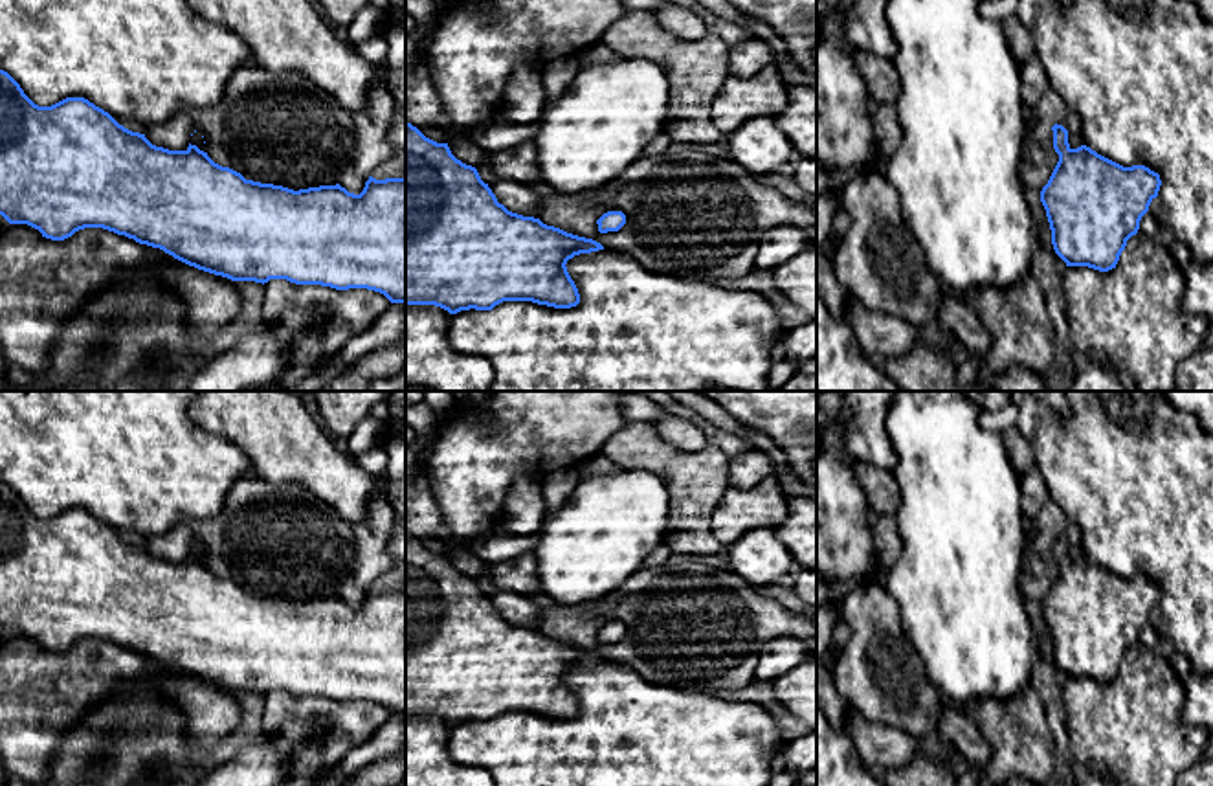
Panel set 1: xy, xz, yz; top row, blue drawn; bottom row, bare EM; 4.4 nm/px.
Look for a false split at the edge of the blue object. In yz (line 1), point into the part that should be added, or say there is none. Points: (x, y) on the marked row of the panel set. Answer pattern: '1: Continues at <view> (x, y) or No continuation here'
1: No continuation here

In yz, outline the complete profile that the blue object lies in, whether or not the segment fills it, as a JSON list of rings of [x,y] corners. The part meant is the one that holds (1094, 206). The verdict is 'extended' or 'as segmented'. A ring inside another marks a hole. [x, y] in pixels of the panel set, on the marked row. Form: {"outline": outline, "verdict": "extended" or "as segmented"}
{"outline": [[[1063,125],[1052,130],[1059,162],[1041,202],[1053,250],[1066,266],[1108,272],[1158,196],[1160,174],[1145,165],[1123,167],[1086,145],[1072,149]]], "verdict": "as segmented"}

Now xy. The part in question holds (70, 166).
{"outline": [[[0,70],[0,215],[9,224],[28,224],[51,241],[64,241],[84,228],[103,228],[134,239],[139,244],[160,248],[189,266],[231,281],[264,285],[270,279],[286,279],[295,285],[321,285],[336,290],[367,288],[384,294],[391,303],[406,303],[406,178],[376,180],[369,176],[360,195],[349,193],[339,184],[294,191],[283,185],[246,180],[240,173],[215,163],[196,145],[189,143],[185,151],[169,151],[152,145],[145,134],[125,129],[108,112],[84,97],[66,97],[51,107],[39,107],[4,70]]], "verdict": "as segmented"}

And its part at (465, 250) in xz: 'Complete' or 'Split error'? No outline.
Complete

